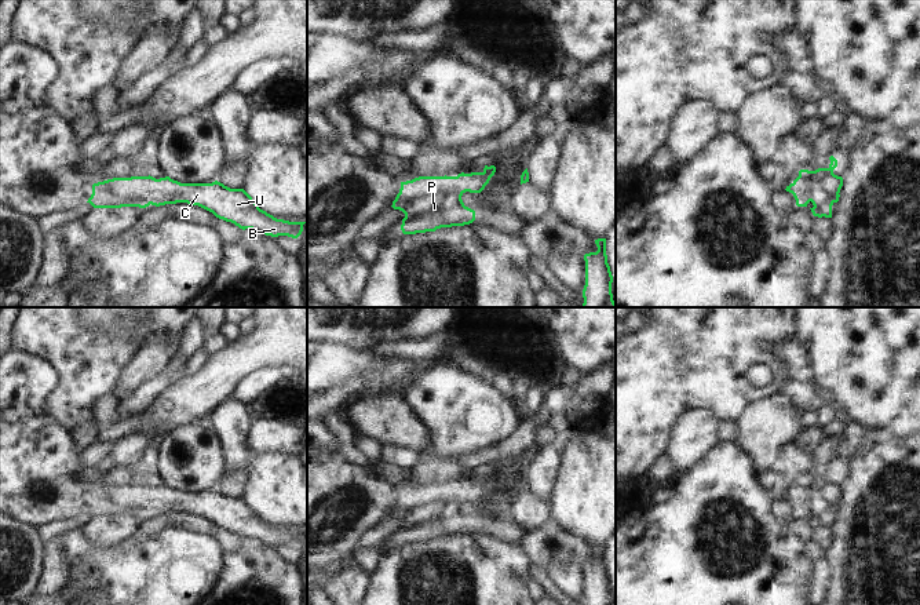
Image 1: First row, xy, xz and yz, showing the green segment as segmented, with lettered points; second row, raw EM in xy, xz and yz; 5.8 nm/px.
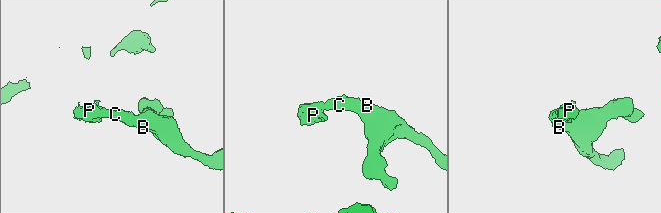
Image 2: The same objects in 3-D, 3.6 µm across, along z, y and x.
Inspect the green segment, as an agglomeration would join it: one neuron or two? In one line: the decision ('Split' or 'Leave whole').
Leave whole.

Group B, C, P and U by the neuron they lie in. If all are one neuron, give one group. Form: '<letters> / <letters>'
B C P U

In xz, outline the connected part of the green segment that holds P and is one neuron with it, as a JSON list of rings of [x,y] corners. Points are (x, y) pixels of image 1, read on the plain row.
[[[485,474],[482,481],[419,485],[401,491],[391,515],[405,522],[402,542],[416,543],[472,532],[475,520],[464,514],[461,504],[466,500],[481,502],[494,481],[494,474]]]

